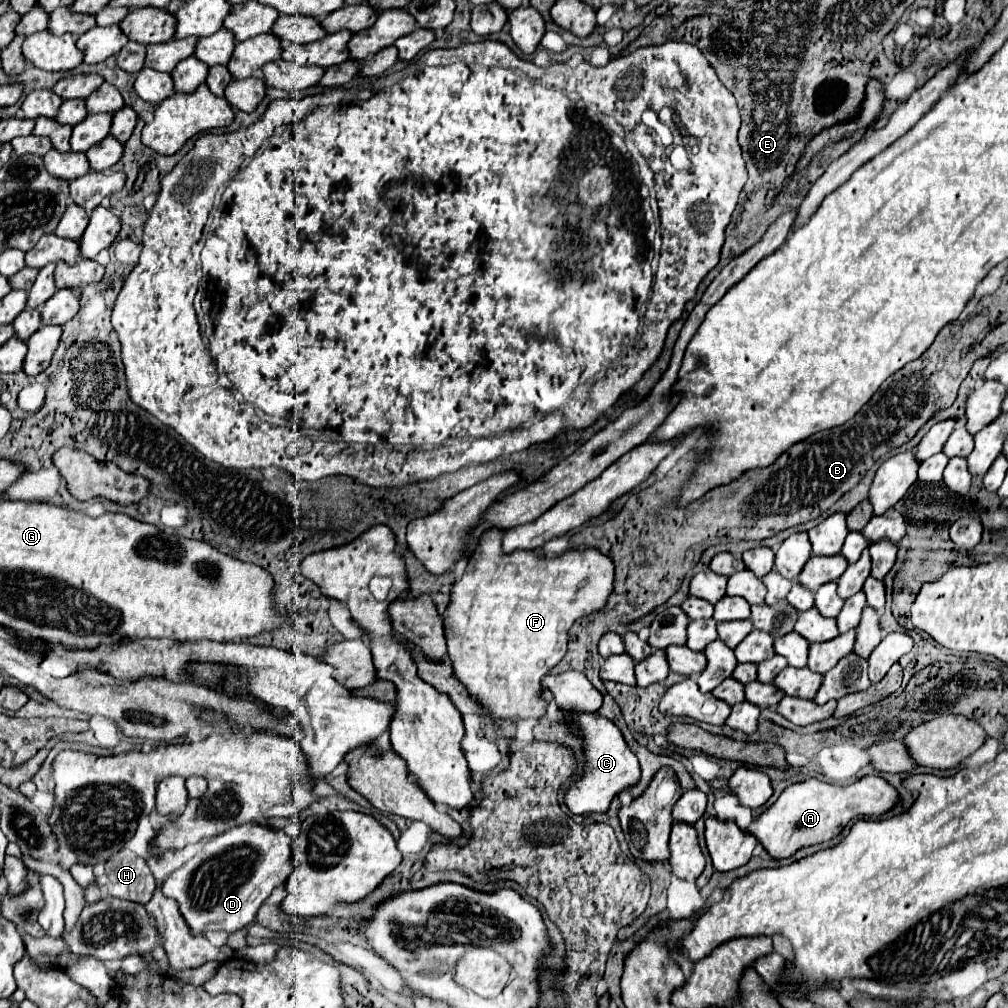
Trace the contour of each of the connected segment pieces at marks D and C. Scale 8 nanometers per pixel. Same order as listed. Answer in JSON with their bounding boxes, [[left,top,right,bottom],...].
[[164,823,292,935],[566,713,638,815]]

